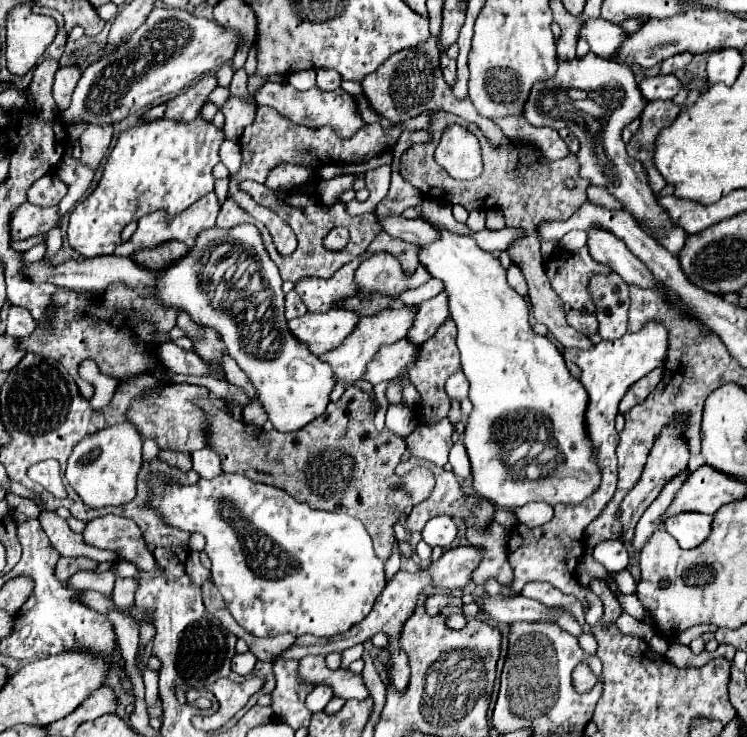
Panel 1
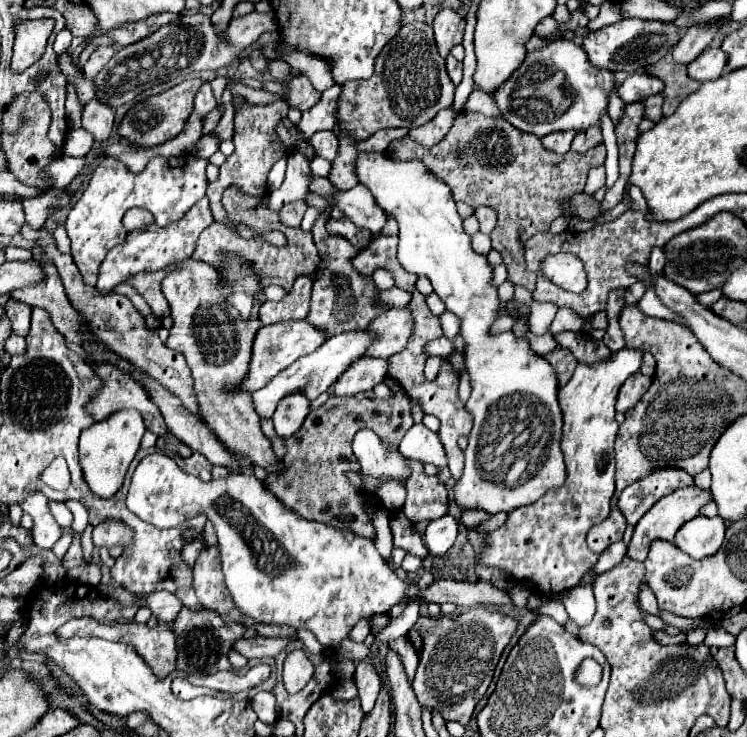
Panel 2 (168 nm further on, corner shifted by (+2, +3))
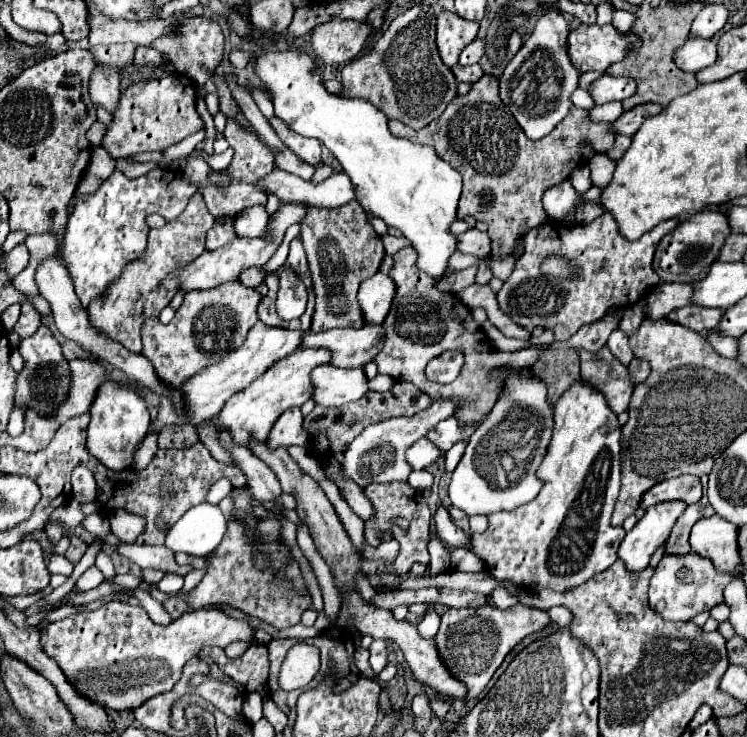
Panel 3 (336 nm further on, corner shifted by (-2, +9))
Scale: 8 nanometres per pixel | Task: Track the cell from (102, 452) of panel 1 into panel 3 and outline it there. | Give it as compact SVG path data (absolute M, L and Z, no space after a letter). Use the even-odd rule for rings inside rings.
M106 381L92 403L90 425L86 449L94 455L106 469L122 471L132 465L134 453L140 447L144 435L150 429L150 413L146 401L136 393L134 387L120 381Z

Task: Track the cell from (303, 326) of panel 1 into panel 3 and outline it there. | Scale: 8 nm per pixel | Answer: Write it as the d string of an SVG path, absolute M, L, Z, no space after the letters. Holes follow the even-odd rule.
M258 321L252 331L248 333L244 345L240 349L236 349L232 355L228 355L226 359L222 359L216 365L210 365L208 369L196 373L188 385L182 385L180 391L184 395L184 403L186 403L186 413L176 413L172 407L172 401L168 397L162 397L160 403L160 413L158 419L154 421L156 427L152 427L154 431L160 431L164 425L182 425L182 423L190 423L196 425L204 419L216 419L224 407L224 403L238 391L242 391L244 387L248 387L254 379L258 379L260 375L264 375L264 371L268 371L268 367L272 367L274 363L278 363L280 359L292 355L296 349L302 347L302 337L304 331L292 331L292 329L282 329L282 327L268 327L262 321Z

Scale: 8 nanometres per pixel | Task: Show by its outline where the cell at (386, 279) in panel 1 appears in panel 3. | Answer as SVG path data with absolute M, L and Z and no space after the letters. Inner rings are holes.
M468 267L468 269L464 269L464 271L458 271L456 275L452 275L452 279L436 281L436 289L438 289L438 291L456 293L456 291L468 287L468 285L474 281L474 275L476 275L476 267Z

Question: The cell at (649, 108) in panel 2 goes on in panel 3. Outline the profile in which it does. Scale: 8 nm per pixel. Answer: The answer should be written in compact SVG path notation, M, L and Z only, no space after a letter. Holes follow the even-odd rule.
M656 103L636 105L636 107L628 109L628 111L612 125L612 131L614 131L616 135L628 135L628 137L632 137L632 135L638 131L638 127L640 127L648 117L658 115L660 111L662 111L662 107L656 105Z

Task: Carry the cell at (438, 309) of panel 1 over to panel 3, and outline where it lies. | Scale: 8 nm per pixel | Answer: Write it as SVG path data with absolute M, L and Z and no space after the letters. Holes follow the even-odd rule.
M366 323L360 329L332 329L304 335L304 347L328 347L332 351L332 363L336 367L362 367L370 363L384 343L384 325Z

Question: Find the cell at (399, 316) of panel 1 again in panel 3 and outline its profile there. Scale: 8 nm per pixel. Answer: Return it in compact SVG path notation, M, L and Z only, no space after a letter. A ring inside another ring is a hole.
M300 349L284 357L280 363L272 365L260 379L250 383L244 391L232 395L232 399L228 399L228 403L224 405L224 411L220 411L218 423L222 427L228 427L228 431L232 431L232 437L240 445L248 445L250 435L254 435L256 439L266 439L280 413L284 413L288 407L300 407L302 403L312 399L314 385L310 373L320 363L330 363L330 359L332 353L328 349Z

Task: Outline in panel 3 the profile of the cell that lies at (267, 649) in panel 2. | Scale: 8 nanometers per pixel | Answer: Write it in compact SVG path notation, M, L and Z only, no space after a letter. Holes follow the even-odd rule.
M108 601L100 609L50 623L42 631L42 649L64 671L70 683L88 699L122 711L152 695L166 693L182 675L182 667L204 645L226 647L234 641L256 643L246 621L230 619L218 609L194 609L170 625L156 625L140 605Z

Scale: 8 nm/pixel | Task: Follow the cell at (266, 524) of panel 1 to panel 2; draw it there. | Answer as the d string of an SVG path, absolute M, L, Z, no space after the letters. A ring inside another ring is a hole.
M164 453L148 455L140 461L132 475L130 491L126 497L128 509L138 515L142 521L152 523L160 529L170 529L174 525L182 525L198 513L206 513L206 517L214 523L218 535L218 547L222 557L222 571L226 577L228 591L234 599L234 605L248 617L254 617L262 623L290 625L294 629L306 627L324 647L336 647L350 629L362 619L372 617L376 613L388 613L394 605L406 601L426 601L426 603L454 603L458 607L474 607L492 603L492 605L512 605L506 591L494 587L488 581L452 581L438 579L426 589L420 589L416 581L406 583L386 565L386 561L376 551L374 543L366 537L360 537L352 531L340 531L330 525L322 525L316 521L308 521L282 505L278 497L268 491L254 475L230 473L226 479L212 479L208 483L200 481L194 475L184 473L176 461Z

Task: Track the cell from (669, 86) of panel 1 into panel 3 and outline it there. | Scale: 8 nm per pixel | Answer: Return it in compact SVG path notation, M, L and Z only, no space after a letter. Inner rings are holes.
M604 73L596 83L592 83L592 97L598 105L608 101L624 101L636 93L636 81L630 77L612 77Z

